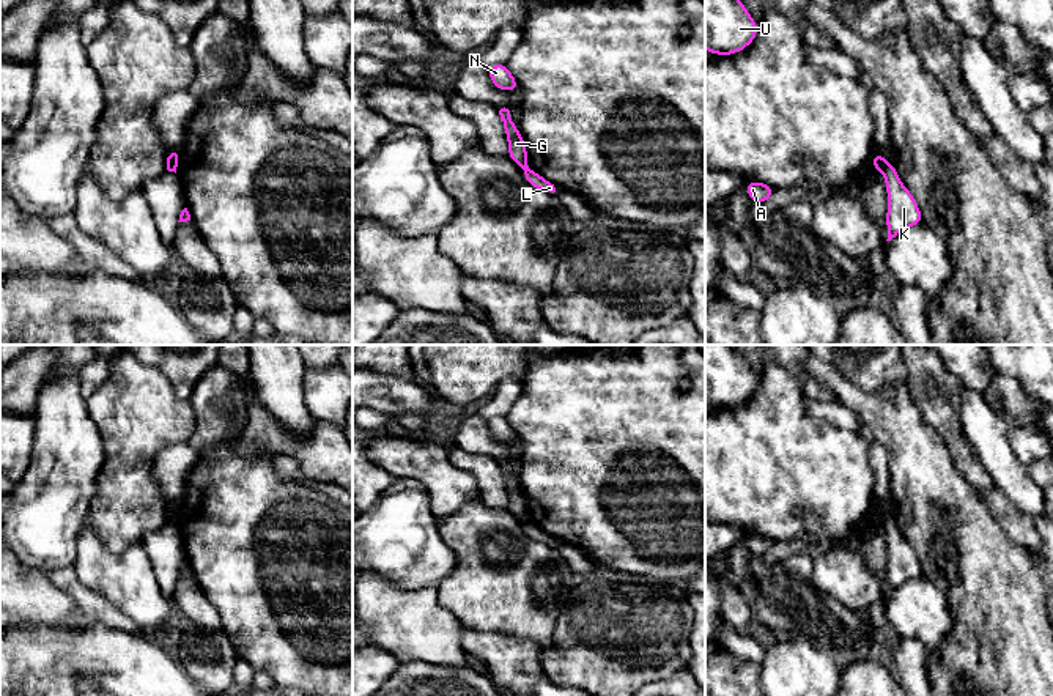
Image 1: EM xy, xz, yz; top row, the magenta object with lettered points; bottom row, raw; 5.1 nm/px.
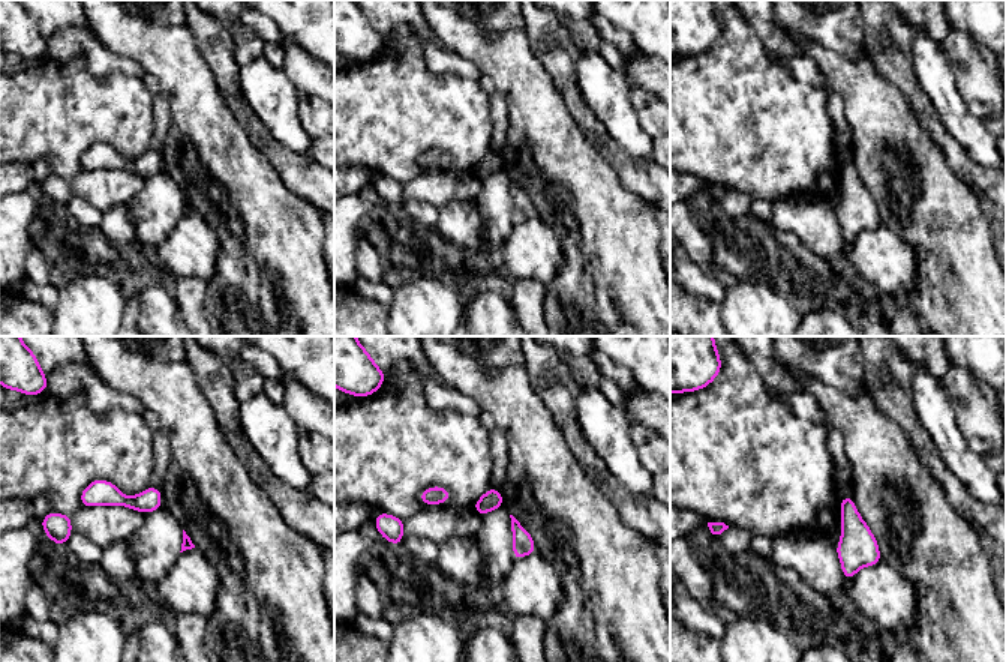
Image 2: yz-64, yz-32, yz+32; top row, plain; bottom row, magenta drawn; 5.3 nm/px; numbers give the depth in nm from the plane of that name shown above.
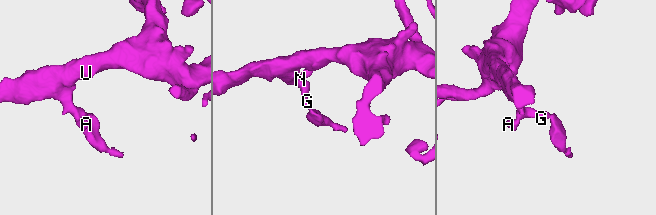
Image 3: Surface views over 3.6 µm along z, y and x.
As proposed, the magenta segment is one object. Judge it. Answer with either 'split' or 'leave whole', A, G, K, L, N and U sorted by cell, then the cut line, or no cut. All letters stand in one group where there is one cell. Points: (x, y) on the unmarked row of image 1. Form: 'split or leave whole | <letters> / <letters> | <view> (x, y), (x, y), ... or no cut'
split | A G N U / K L | yz (886, 514), (879, 523)

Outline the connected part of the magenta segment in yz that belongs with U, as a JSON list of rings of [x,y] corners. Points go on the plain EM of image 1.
[[[705,345],[705,402],[733,408],[752,397],[759,376],[732,345]]]

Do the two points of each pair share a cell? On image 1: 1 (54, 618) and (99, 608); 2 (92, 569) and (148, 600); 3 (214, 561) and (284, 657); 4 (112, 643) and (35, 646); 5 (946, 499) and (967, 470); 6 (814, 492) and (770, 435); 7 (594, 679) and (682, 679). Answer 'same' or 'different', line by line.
1: different
2: same
3: same
4: same
5: different
6: same
7: different

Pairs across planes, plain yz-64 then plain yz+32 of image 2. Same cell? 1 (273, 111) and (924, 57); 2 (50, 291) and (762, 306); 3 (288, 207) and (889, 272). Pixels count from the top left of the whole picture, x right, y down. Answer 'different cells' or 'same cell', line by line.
1: same cell
2: different cells
3: different cells

